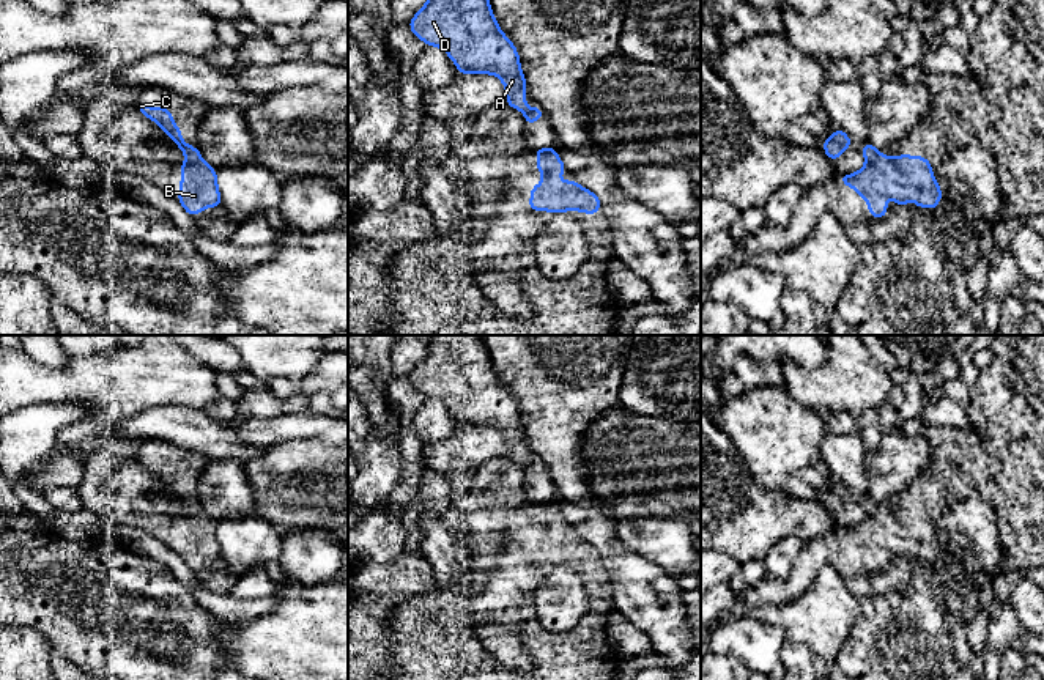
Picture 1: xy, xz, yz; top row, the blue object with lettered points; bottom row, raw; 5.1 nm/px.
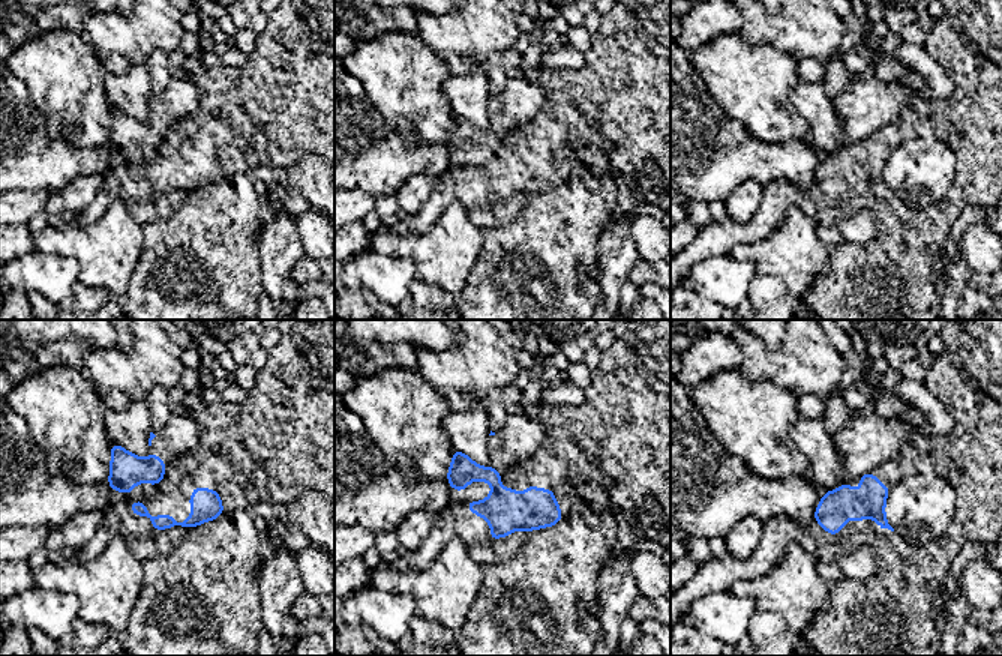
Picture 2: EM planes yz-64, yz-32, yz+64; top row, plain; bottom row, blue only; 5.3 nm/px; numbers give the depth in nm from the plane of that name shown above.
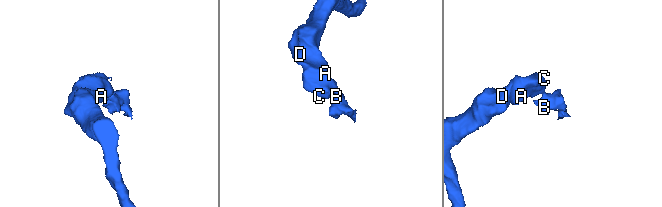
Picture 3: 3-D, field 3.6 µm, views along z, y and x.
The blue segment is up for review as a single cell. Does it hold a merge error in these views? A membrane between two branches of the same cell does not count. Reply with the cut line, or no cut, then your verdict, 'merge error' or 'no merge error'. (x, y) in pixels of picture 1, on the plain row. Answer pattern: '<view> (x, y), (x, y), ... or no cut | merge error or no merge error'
yz (879, 506), (866, 515) | merge error

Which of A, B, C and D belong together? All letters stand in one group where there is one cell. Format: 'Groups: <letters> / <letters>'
Groups: A C D / B

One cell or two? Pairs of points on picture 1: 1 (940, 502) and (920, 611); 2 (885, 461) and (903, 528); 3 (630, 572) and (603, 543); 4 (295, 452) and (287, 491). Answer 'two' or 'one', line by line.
1: two
2: two
3: one
4: one

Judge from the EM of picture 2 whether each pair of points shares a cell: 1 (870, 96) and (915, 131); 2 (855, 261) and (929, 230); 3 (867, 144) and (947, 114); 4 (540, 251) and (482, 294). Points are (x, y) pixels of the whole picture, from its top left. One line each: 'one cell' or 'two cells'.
1: two cells
2: two cells
3: one cell
4: one cell

